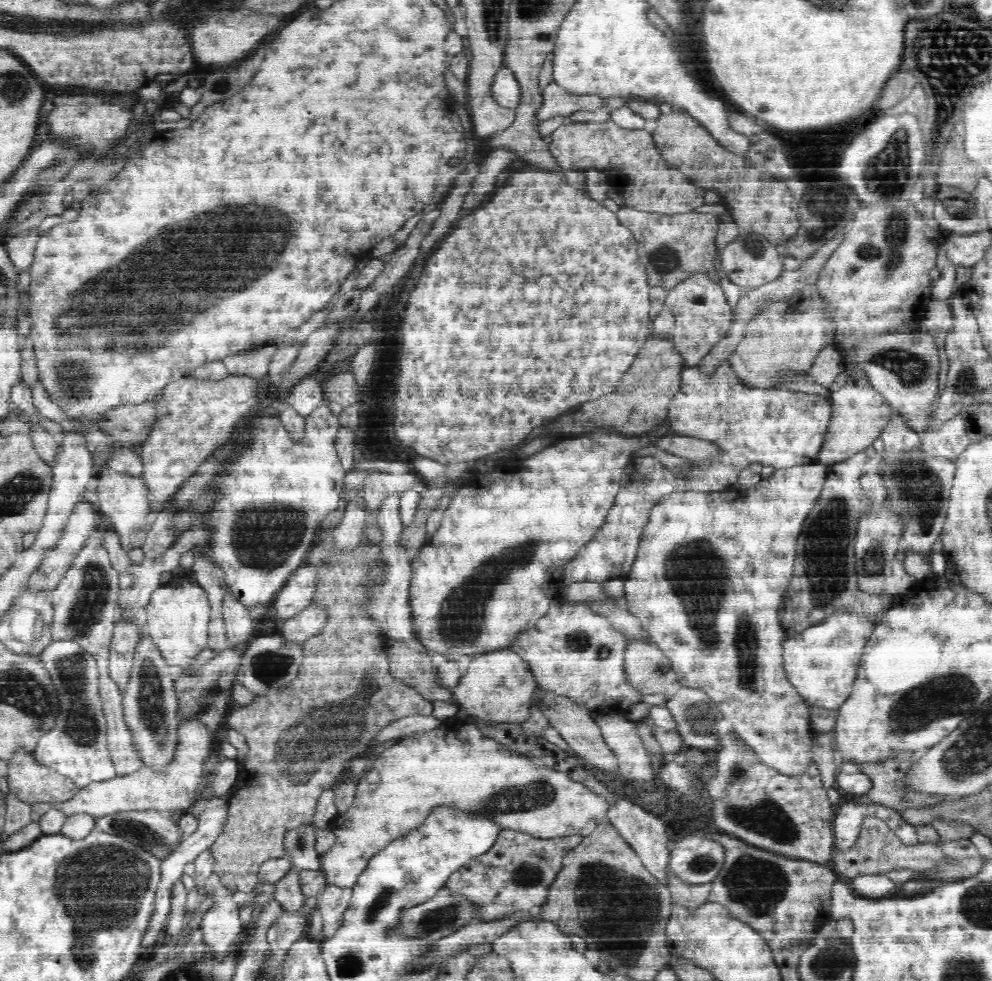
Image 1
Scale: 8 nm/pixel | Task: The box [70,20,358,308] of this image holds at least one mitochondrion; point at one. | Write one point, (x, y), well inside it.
(219, 84)

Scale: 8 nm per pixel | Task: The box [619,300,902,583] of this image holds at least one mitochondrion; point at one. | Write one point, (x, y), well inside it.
(873, 561)

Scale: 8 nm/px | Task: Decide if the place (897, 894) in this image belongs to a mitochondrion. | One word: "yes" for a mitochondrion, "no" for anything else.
no

